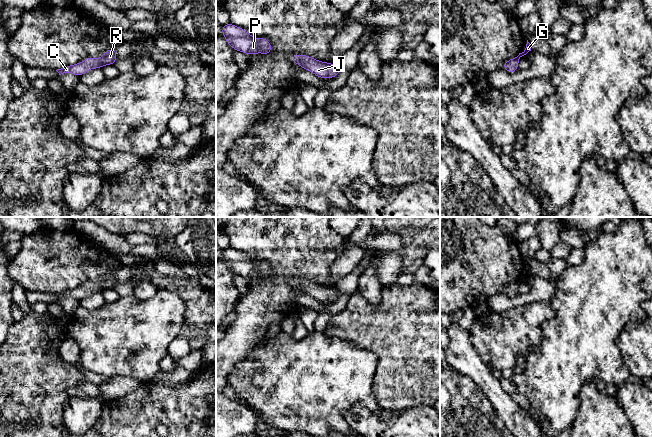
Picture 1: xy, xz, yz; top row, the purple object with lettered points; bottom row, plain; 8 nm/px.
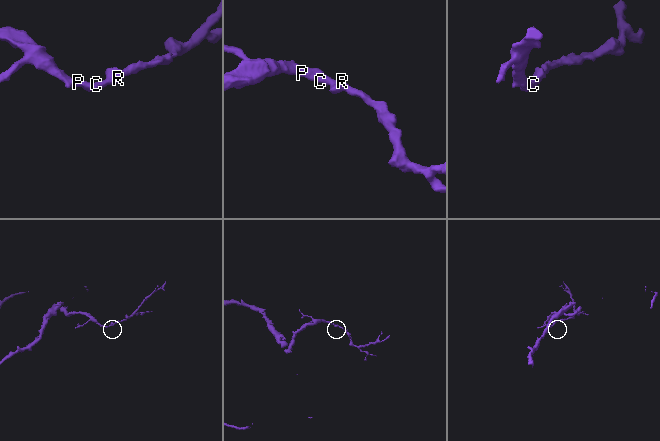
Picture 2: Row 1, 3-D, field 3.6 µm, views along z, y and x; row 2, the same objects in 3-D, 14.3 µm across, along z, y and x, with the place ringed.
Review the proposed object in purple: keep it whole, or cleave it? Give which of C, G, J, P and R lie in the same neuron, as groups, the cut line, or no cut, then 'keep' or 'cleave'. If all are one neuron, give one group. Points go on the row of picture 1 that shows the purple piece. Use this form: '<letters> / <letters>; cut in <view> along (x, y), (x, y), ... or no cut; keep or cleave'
C G J P R; no cut; keep

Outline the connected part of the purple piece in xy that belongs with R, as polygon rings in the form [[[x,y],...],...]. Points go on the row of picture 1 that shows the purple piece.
[[[108,49],[105,51],[104,55],[101,58],[92,58],[87,57],[83,62],[69,65],[61,69],[57,69],[56,71],[59,75],[63,73],[72,73],[78,77],[85,74],[88,70],[95,68],[102,68],[106,65],[114,65],[117,60],[117,52],[116,49]]]

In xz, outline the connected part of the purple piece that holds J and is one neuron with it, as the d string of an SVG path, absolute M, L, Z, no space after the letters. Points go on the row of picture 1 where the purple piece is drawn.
M295 54L291 57L291 61L300 65L304 70L308 70L319 78L335 78L341 71L338 64L330 64L322 62L310 56Z

